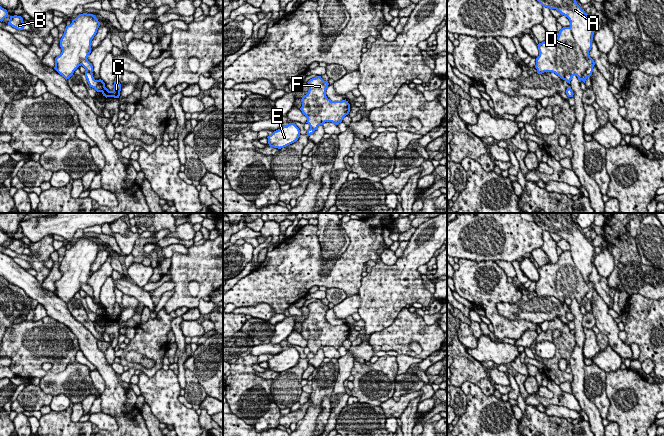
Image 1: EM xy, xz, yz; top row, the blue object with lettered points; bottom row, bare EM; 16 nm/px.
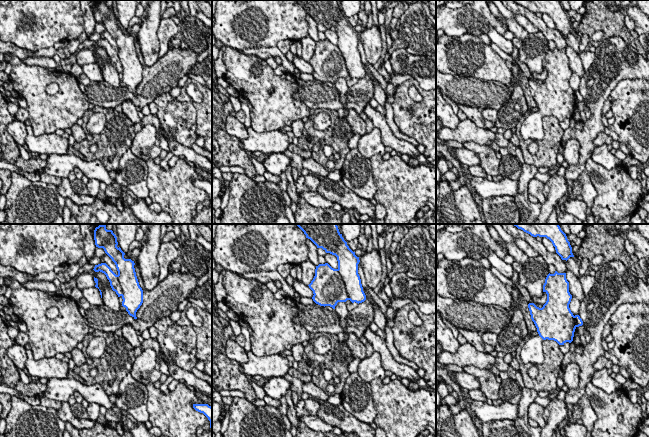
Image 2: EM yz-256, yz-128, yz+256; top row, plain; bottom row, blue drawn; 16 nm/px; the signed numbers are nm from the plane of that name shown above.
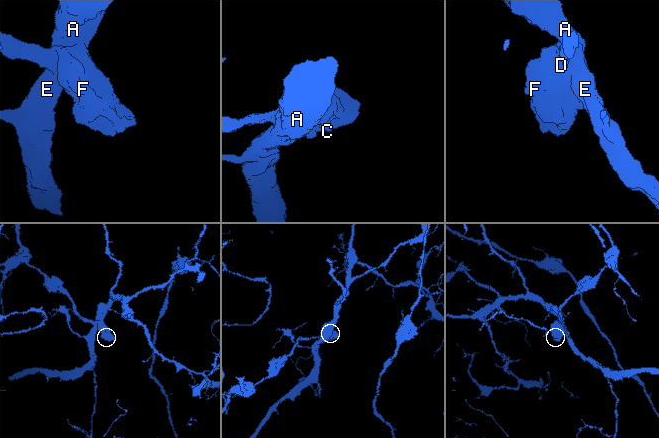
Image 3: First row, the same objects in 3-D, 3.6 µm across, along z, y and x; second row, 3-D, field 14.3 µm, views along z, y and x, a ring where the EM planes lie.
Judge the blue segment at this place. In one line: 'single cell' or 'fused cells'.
fused cells

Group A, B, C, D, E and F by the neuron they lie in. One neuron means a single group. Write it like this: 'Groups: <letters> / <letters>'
Groups: A E / B C D F

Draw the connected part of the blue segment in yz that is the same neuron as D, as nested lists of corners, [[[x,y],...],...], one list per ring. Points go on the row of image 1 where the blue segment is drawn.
[[[563,27],[556,39],[548,39],[537,46],[539,56],[535,68],[538,74],[552,72],[569,84],[576,75],[581,82],[589,62],[576,44],[570,27]]]

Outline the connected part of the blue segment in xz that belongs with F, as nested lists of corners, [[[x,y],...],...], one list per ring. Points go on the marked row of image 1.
[[[321,76],[310,79],[308,82],[308,93],[301,99],[300,110],[307,117],[311,129],[316,130],[325,122],[332,122],[336,125],[342,122],[343,118],[350,112],[348,101],[331,101],[326,96],[328,81]]]

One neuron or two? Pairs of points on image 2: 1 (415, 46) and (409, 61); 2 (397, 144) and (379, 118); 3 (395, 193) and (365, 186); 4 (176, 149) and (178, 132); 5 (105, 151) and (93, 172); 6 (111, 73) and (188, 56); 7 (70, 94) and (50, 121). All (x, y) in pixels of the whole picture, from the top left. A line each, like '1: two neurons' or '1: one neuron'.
1: two neurons
2: one neuron
3: two neurons
4: two neurons
5: two neurons
6: two neurons
7: one neuron

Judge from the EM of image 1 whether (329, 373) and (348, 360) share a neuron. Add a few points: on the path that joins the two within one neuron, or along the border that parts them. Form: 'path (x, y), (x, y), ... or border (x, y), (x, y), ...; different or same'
border (338, 359), (338, 375), (333, 390); different

